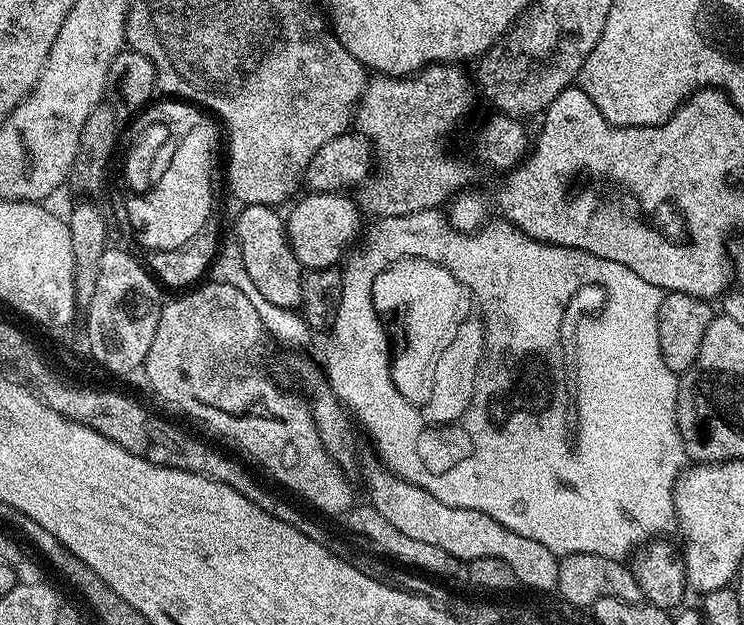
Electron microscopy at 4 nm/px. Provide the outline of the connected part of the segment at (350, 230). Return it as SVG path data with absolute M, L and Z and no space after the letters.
M312 192L307 195L304 197L301 195L291 205L292 213L287 213L288 241L292 244L301 269L337 267L345 259L344 251L351 246L352 239L360 228L362 213L355 199L348 194Z

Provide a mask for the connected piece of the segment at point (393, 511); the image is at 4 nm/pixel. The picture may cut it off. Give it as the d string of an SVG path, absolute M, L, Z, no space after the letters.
M371 459L365 464L363 461L362 464L364 484L368 487L367 499L374 506L374 510L378 510L378 514L382 514L382 518L386 518L396 529L402 530L402 534L406 534L409 538L415 538L417 542L427 542L429 546L438 546L442 550L446 550L446 554L458 558L461 562L467 562L474 558L498 558L502 562L506 562L506 566L510 566L510 570L514 570L516 579L521 585L525 584L526 587L533 588L536 592L549 591L551 593L555 589L560 562L554 553L546 550L546 546L532 541L531 538L522 538L522 534L514 534L514 530L506 530L506 526L502 526L502 522L494 522L494 518L490 518L490 514L482 514L482 510L462 510L458 506L446 506L442 502L438 502L438 498L434 498L434 494L422 490L422 486L414 486L401 476L395 476L386 465L380 463L379 459Z

